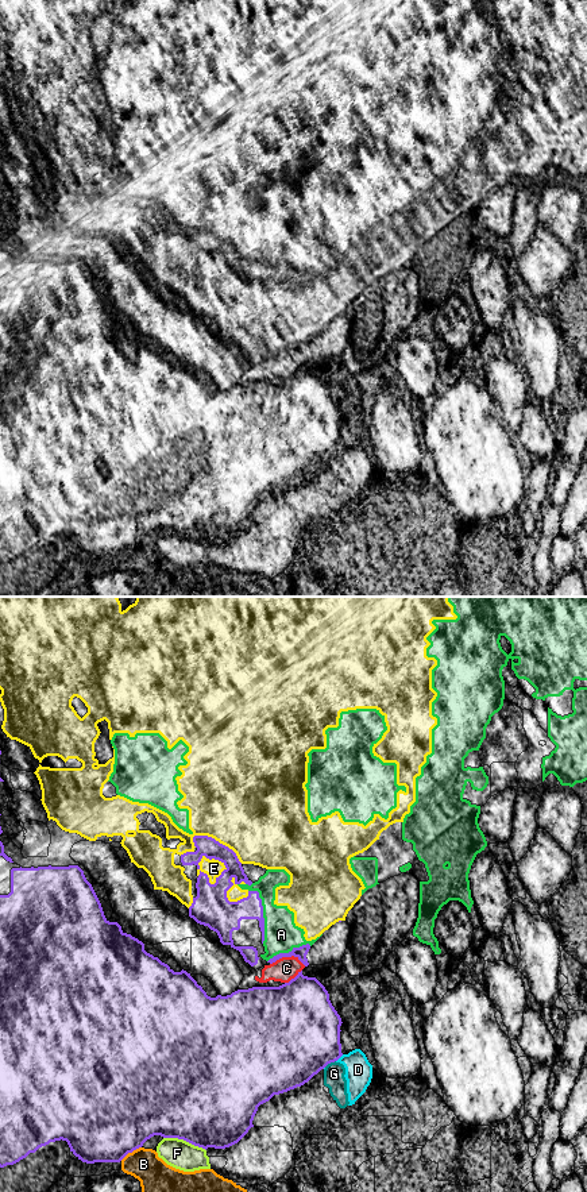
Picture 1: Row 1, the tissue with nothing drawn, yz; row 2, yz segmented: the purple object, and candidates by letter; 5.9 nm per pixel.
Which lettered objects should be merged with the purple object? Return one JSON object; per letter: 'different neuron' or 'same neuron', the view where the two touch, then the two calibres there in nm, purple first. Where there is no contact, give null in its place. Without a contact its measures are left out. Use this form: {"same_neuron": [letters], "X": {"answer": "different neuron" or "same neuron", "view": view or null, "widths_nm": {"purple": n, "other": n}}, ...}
{"same_neuron": [], "A": {"answer": "different neuron", "view": "yz", "widths_nm": {"purple": 200, "other": 200}}, "B": {"answer": "different neuron", "view": "yz", "widths_nm": {"purple": 500, "other": 190}}, "C": {"answer": "different neuron", "view": "yz", "widths_nm": {"purple": 70, "other": 140}}, "D": {"answer": "different neuron", "view": "yz", "widths_nm": {"purple": 440, "other": 160}}, "E": {"answer": "different neuron", "view": "yz", "widths_nm": {"purple": 220, "other": 110}}, "F": {"answer": "different neuron", "view": "yz", "widths_nm": {"purple": 500, "other": 170}}, "G": {"answer": "different neuron", "view": "yz", "widths_nm": {"purple": 500, "other": 130}}}

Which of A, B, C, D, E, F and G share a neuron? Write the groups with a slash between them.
A E / B / C / D F G

